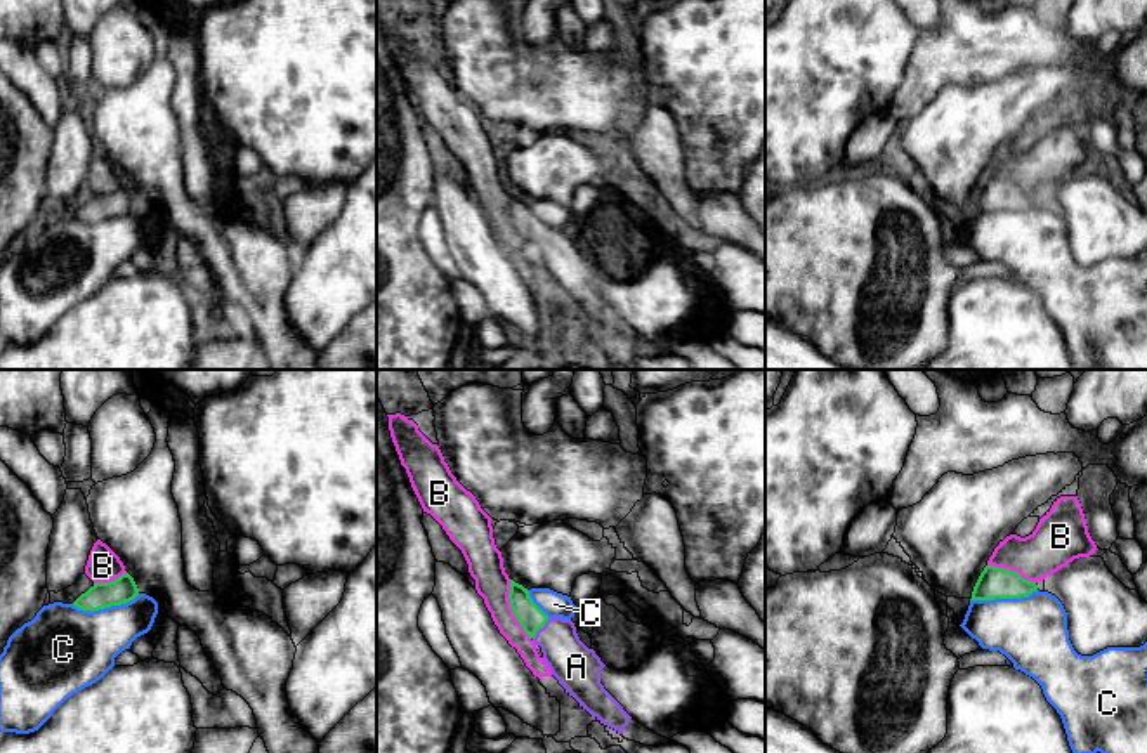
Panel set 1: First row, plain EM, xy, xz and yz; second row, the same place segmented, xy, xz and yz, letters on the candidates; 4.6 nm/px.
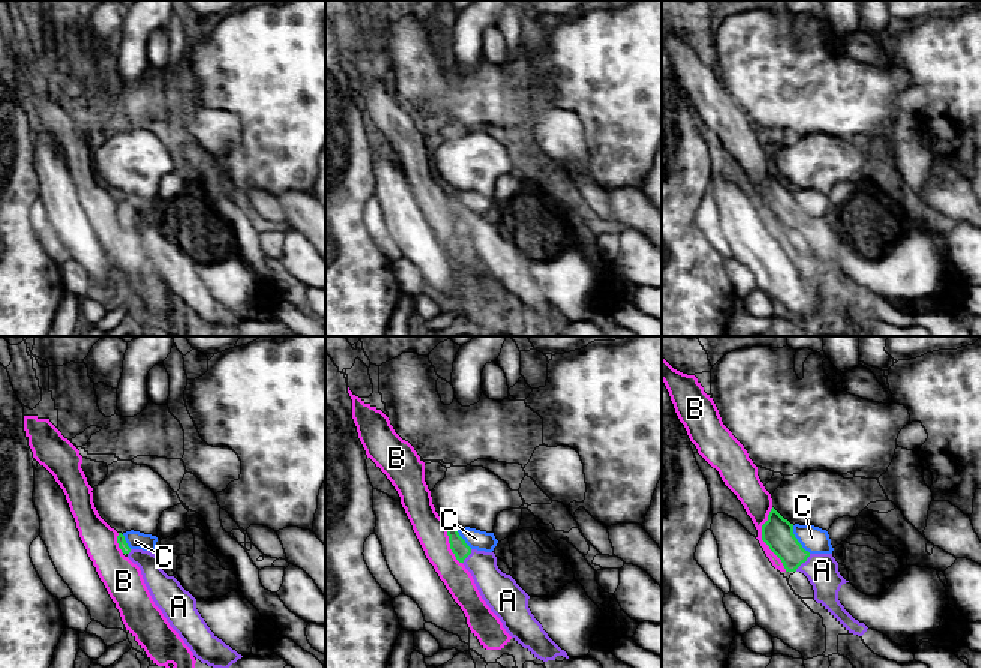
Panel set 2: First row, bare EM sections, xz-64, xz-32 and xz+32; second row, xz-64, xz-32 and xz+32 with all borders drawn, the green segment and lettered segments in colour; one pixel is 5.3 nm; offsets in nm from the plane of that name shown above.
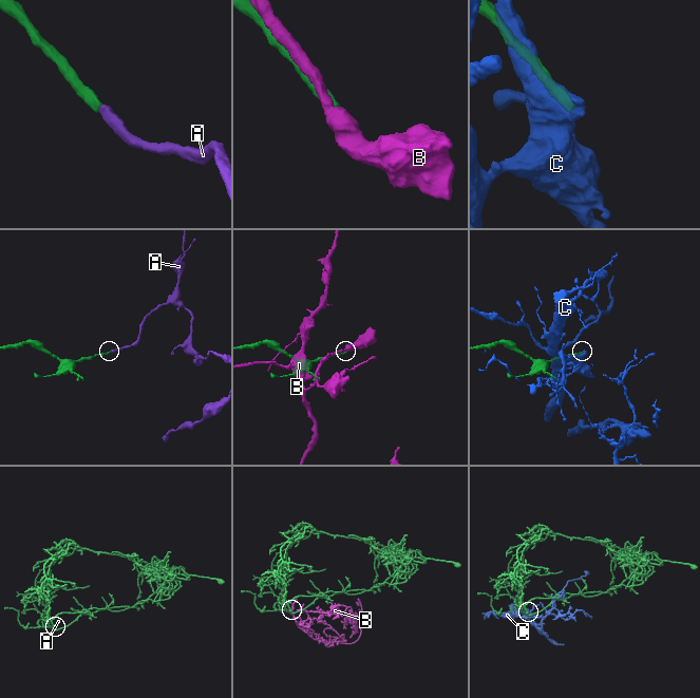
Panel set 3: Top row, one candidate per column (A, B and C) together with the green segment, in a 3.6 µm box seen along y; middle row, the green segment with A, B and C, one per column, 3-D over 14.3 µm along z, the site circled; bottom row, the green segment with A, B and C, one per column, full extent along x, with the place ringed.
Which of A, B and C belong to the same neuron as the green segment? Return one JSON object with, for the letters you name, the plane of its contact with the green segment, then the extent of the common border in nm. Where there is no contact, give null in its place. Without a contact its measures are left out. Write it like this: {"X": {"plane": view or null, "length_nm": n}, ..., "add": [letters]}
{"A": {"plane": "xz", "length_nm": 130}, "add": ["A"]}

